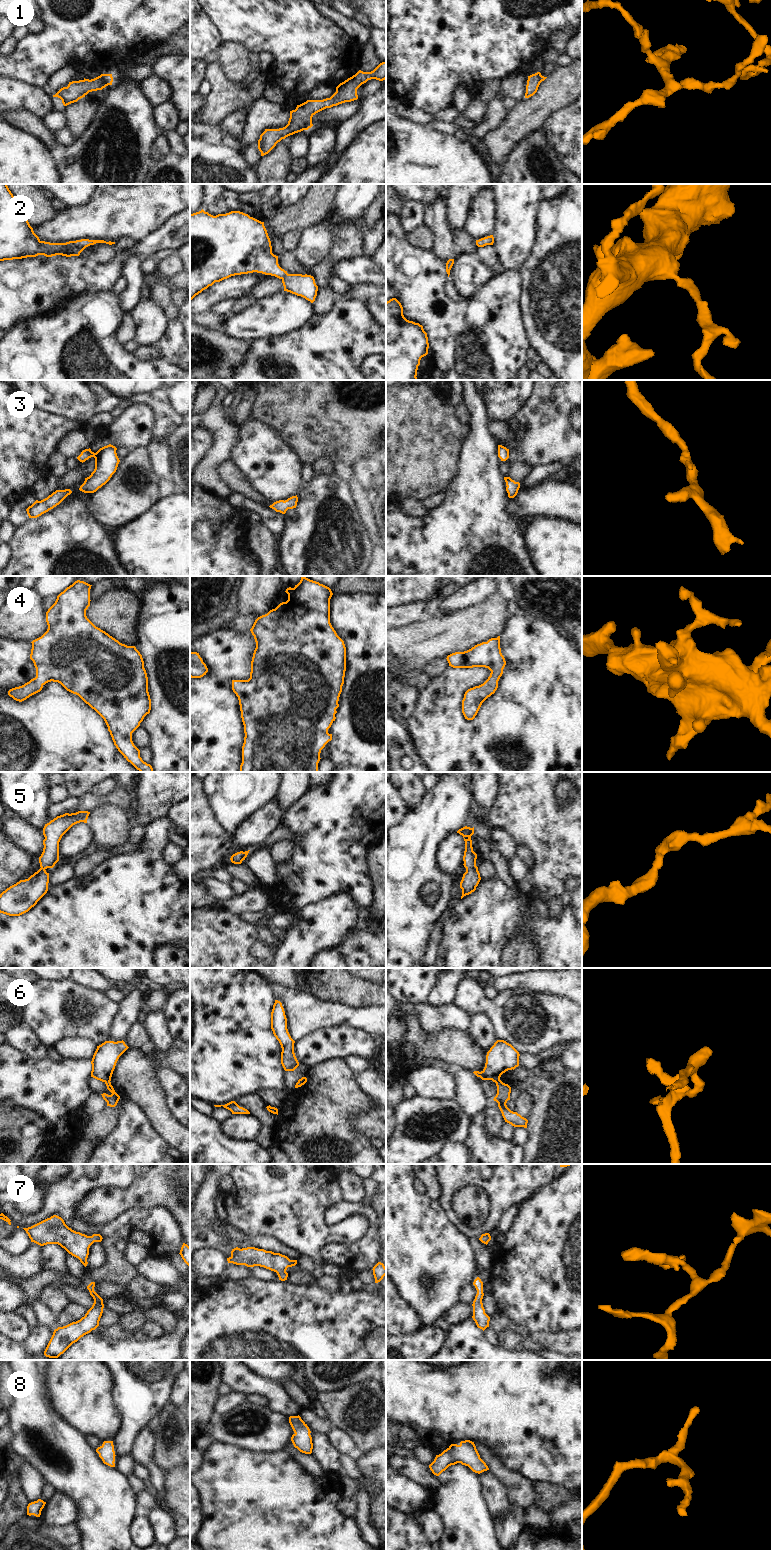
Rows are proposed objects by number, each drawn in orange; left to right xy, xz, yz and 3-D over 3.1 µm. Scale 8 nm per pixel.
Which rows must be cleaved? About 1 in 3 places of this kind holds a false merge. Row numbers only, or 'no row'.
6

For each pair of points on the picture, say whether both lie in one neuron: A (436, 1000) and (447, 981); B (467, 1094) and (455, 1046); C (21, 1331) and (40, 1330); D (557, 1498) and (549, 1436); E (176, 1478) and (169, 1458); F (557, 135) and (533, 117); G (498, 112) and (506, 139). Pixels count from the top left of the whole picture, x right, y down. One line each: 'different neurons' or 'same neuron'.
A: same neuron
B: different neurons
C: different neurons
D: different neurons
E: different neurons
F: different neurons
G: different neurons

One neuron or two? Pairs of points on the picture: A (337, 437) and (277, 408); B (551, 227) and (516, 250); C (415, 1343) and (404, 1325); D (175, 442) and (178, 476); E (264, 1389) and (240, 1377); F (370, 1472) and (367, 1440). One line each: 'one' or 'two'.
A: one
B: two
C: two
D: one
E: one
F: two

